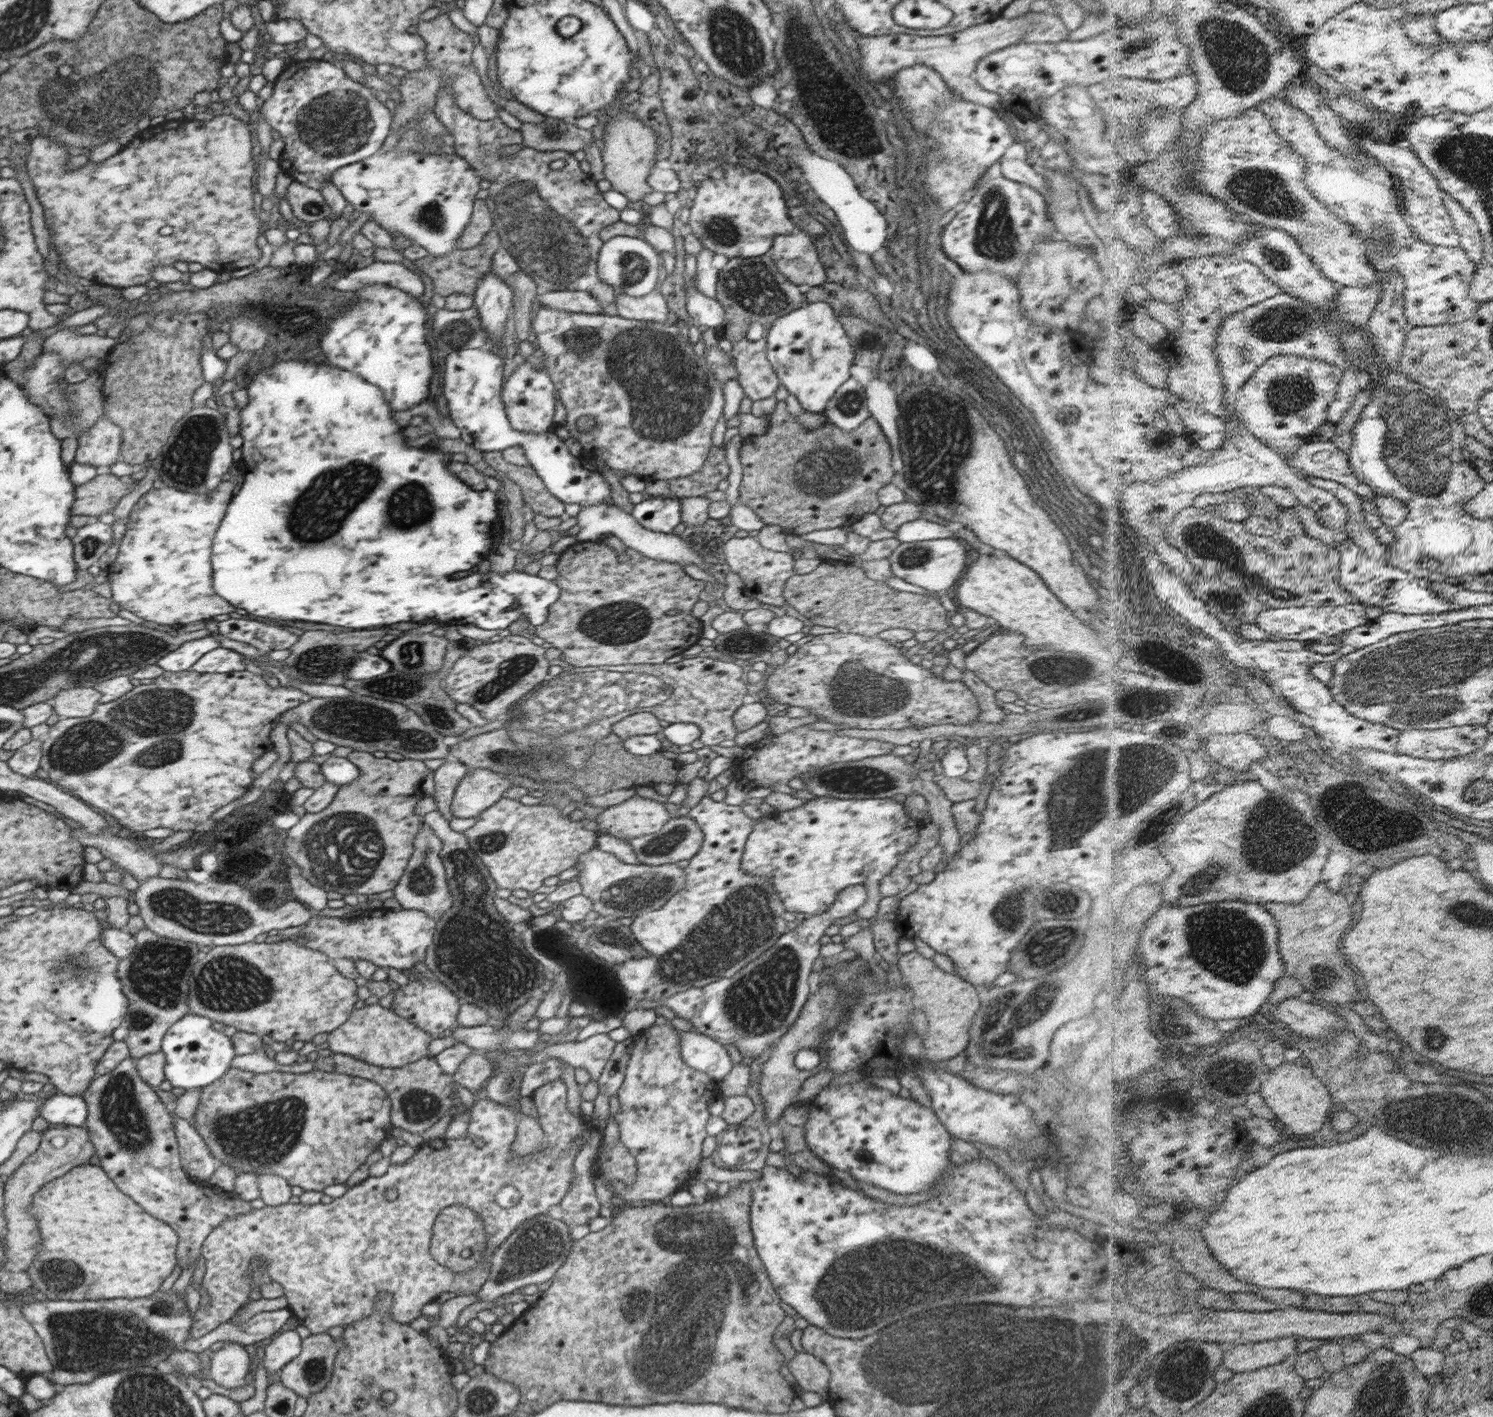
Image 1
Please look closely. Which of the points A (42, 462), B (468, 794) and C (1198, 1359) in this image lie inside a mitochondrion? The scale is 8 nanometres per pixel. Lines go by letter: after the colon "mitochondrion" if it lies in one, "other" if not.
A: other
B: other
C: other

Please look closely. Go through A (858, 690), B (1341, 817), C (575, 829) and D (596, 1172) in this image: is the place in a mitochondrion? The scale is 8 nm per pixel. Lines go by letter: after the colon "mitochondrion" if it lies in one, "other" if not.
A: mitochondrion
B: mitochondrion
C: other
D: other

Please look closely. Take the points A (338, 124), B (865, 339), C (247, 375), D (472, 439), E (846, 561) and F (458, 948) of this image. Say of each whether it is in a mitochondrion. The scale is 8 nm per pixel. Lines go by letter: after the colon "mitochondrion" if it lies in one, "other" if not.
A: mitochondrion
B: mitochondrion
C: other
D: other
E: other
F: mitochondrion

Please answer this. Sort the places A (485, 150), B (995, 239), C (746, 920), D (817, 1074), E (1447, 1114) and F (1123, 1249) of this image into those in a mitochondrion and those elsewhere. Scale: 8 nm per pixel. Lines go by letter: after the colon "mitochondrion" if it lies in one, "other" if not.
A: other
B: mitochondrion
C: mitochondrion
D: other
E: mitochondrion
F: other

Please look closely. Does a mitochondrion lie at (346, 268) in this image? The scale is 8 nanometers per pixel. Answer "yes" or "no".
no

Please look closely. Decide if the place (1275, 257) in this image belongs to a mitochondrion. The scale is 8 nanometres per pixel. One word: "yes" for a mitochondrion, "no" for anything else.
yes

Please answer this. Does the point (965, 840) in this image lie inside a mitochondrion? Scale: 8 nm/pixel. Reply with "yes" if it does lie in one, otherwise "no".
no

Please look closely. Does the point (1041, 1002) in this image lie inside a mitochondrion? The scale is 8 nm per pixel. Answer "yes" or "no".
yes

